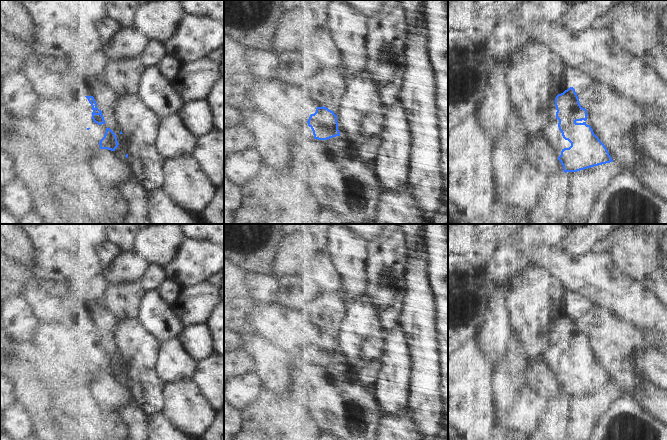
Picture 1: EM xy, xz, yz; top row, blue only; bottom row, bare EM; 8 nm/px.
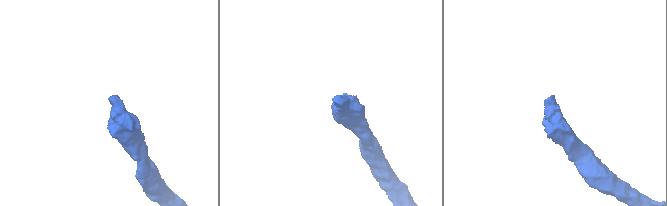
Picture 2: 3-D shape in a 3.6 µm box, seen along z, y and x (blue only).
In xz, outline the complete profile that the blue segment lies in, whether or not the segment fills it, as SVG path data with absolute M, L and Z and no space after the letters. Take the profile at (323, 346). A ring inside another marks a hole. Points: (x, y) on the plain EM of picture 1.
M248 298L249 325L253 332L274 345L281 345L287 338L293 341L308 337L307 347L314 363L327 364L340 360L337 339L326 331L314 331L312 316L304 316L295 309L275 303L260 303Z

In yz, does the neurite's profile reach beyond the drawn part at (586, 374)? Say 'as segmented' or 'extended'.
extended

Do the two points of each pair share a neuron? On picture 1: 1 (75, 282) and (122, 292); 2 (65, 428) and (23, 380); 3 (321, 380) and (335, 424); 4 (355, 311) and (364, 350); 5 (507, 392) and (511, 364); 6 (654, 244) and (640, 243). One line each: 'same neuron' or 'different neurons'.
1: different neurons
2: same neuron
3: same neuron
4: same neuron
5: same neuron
6: same neuron

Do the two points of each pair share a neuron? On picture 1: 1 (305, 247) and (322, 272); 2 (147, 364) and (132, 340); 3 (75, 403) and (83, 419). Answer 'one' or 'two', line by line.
1: two
2: one
3: one

